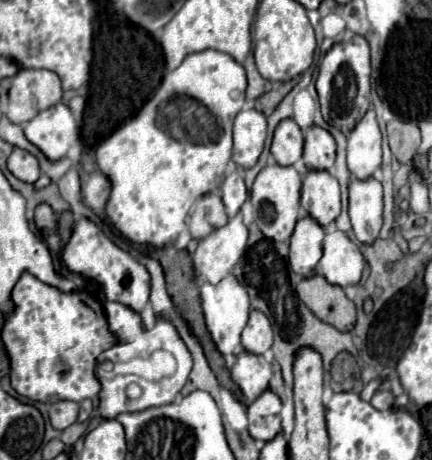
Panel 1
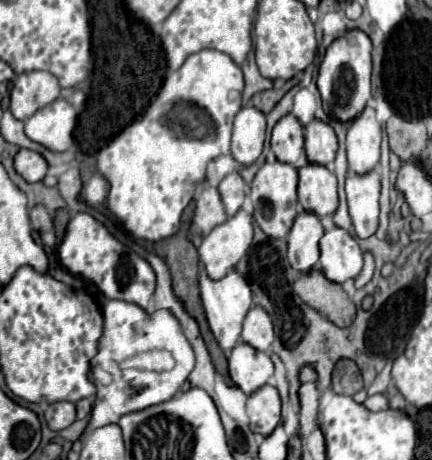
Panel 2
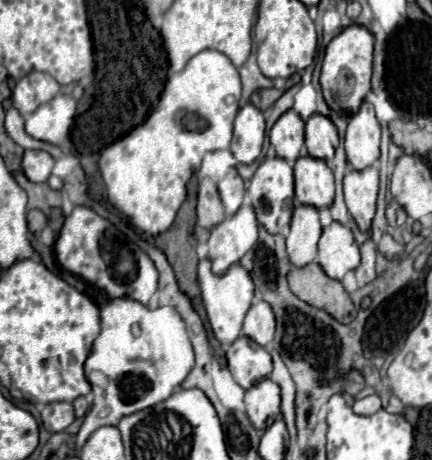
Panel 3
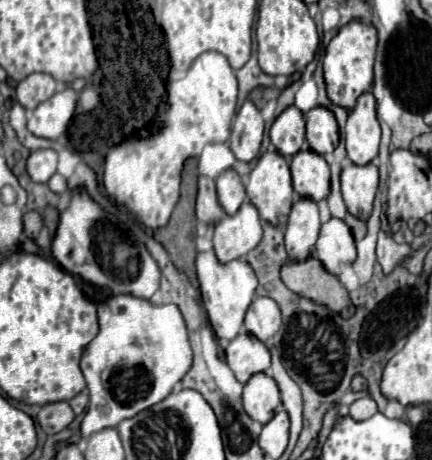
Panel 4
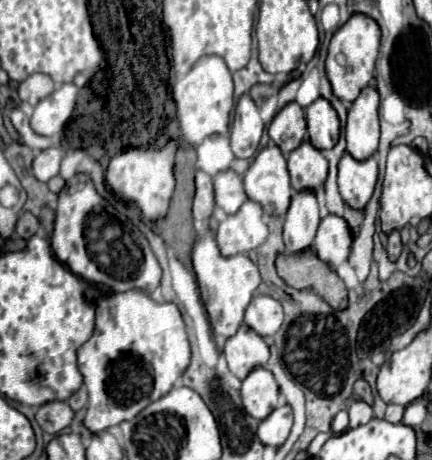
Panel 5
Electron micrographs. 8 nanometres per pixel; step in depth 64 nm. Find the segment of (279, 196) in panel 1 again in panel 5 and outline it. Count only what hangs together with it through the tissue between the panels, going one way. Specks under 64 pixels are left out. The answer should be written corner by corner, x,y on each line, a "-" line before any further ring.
278,146
262,148
244,176
246,196
256,200
266,214
284,216
292,198
286,158

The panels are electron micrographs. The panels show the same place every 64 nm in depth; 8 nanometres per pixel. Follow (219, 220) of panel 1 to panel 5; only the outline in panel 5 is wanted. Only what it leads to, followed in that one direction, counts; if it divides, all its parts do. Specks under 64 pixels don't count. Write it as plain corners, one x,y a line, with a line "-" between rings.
196,170
196,196
192,206
194,220
204,220
212,214
214,200
212,200
212,176
202,170

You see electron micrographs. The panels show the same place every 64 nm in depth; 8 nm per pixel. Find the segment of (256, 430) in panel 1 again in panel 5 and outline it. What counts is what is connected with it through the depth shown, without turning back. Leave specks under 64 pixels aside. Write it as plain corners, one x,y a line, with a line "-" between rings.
262,366
254,368
242,380
240,394
244,410
250,416
256,416
258,420
268,416
268,412
278,406
278,384
274,380
274,374

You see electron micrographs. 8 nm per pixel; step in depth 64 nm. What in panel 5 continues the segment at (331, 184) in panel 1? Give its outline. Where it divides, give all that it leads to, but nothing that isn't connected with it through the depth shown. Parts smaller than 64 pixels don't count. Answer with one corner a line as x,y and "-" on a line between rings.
304,140
298,148
288,154
288,172
290,184
296,192
308,188
316,190
320,184
324,184
328,176
328,160
318,148

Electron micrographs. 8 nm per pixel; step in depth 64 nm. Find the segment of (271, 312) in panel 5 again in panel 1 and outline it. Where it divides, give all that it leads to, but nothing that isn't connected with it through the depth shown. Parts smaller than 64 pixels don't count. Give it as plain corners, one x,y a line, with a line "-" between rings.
252,310
248,324
242,332
242,346
248,352
264,354
272,346
272,326
270,320
260,310

